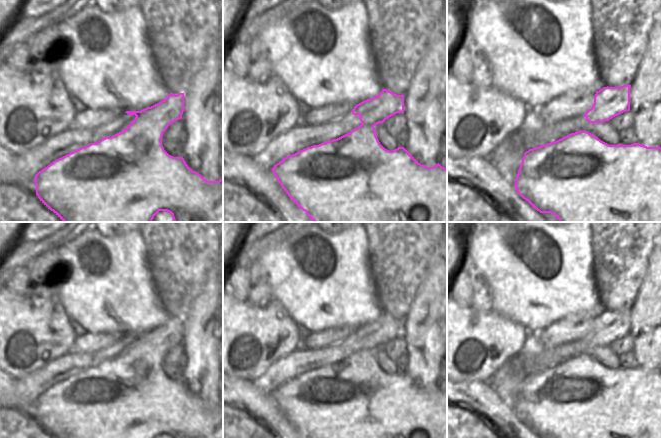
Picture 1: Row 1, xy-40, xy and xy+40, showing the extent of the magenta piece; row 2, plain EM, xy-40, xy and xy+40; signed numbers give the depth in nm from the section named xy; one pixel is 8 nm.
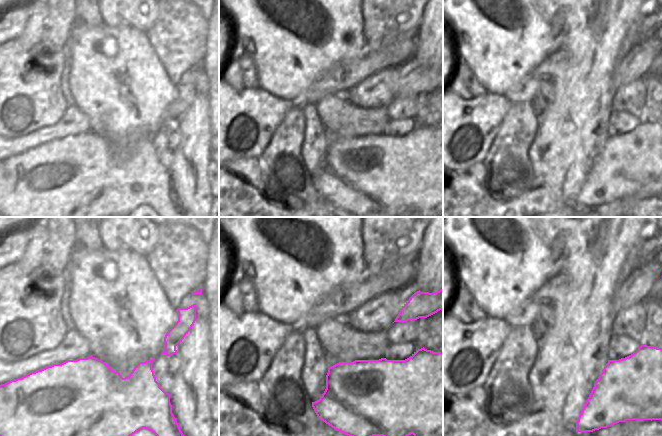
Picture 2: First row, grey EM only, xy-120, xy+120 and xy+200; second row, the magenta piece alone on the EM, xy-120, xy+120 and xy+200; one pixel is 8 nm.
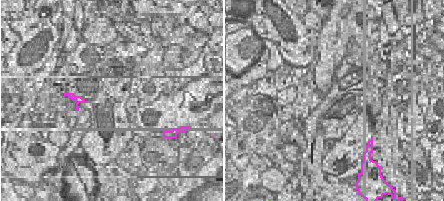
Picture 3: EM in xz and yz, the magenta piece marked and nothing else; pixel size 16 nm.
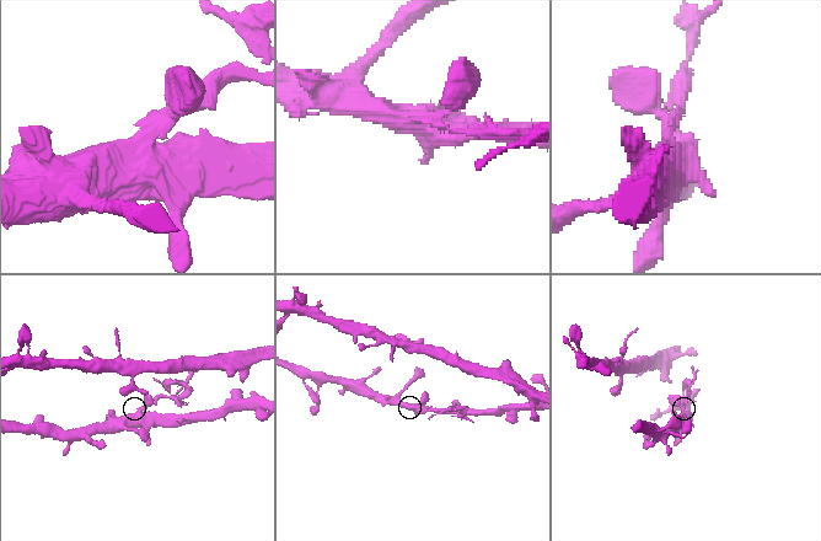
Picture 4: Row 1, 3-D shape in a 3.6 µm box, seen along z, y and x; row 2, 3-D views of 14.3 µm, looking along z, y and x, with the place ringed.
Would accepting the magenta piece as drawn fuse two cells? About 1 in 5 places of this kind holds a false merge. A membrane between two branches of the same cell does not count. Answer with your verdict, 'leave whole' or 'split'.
split

